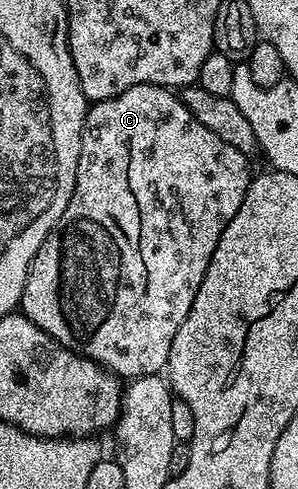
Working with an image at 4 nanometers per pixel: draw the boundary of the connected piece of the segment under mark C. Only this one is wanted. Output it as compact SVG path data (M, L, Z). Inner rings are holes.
M140 84L131 86L131 90L123 90L123 94L115 98L96 101L85 113L75 190L67 202L67 210L63 210L59 222L55 222L51 234L47 234L43 246L39 246L39 254L35 254L31 262L27 282L23 286L20 311L31 322L35 322L39 330L47 333L54 345L94 360L118 378L158 375L169 363L171 342L179 326L183 326L183 318L187 318L191 302L195 302L195 294L199 294L211 254L215 254L215 246L219 246L219 238L227 222L235 218L235 210L239 210L243 202L243 194L251 179L249 163L243 153L235 150L235 146L227 146L219 134L211 134L211 130L207 130L207 126L203 126L203 122L199 122L199 118L195 118L187 106L183 106L176 91L161 88L157 84Z

